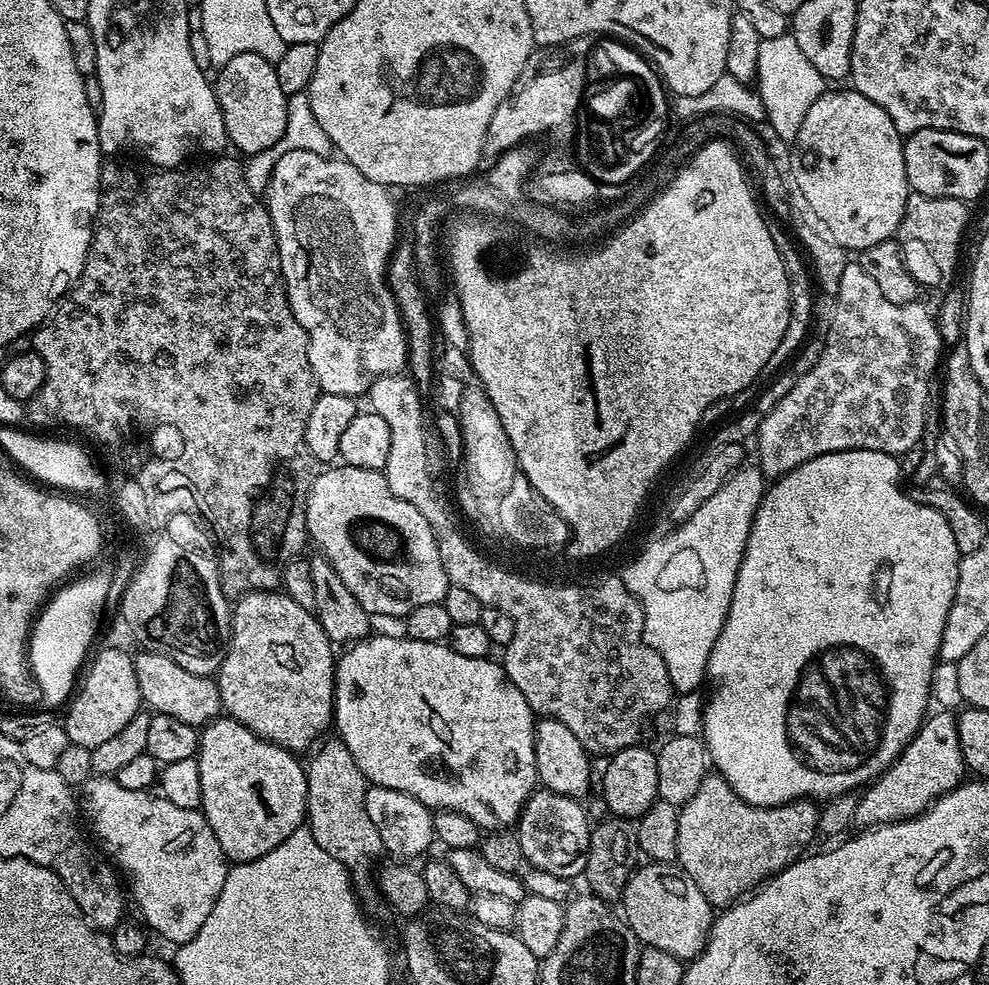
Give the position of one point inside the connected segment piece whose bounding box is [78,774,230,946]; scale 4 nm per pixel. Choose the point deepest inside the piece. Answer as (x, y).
(175, 867)

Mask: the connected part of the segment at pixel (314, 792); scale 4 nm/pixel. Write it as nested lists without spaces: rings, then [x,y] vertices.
[[[339,738],[327,740],[325,739],[311,753],[312,761],[307,761],[306,764],[308,774],[306,827],[314,834],[314,842],[318,842],[318,846],[322,846],[322,850],[326,850],[330,858],[338,858],[338,862],[344,864],[351,875],[359,899],[367,902],[374,888],[372,863],[384,852],[382,838],[378,838],[378,829],[374,826],[374,822],[370,822],[370,814],[366,814],[366,790],[370,785],[364,779],[358,762],[354,762],[344,741]]]

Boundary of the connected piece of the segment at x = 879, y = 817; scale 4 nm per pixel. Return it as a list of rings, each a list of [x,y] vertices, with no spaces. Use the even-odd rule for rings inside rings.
[[[934,712],[921,724],[915,736],[896,759],[896,763],[881,776],[877,776],[859,795],[852,819],[857,829],[893,824],[896,820],[919,816],[927,810],[932,801],[953,792],[965,779],[966,769],[956,716],[948,712]]]

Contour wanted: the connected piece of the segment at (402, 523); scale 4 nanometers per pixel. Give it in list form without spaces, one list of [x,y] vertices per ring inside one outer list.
[[[332,466],[321,471],[304,502],[304,521],[308,524],[311,543],[320,547],[317,549],[332,563],[334,570],[338,570],[350,594],[354,594],[373,617],[403,618],[414,610],[414,606],[430,606],[443,601],[449,582],[434,532],[410,502],[393,494],[383,472],[347,466]]]

